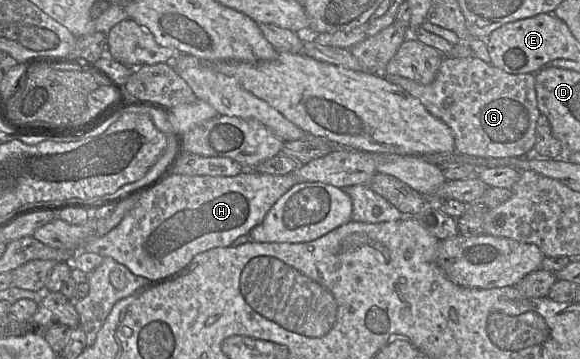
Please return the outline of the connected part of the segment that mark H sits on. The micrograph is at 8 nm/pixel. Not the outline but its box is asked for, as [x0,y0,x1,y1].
[32,170,298,281]

